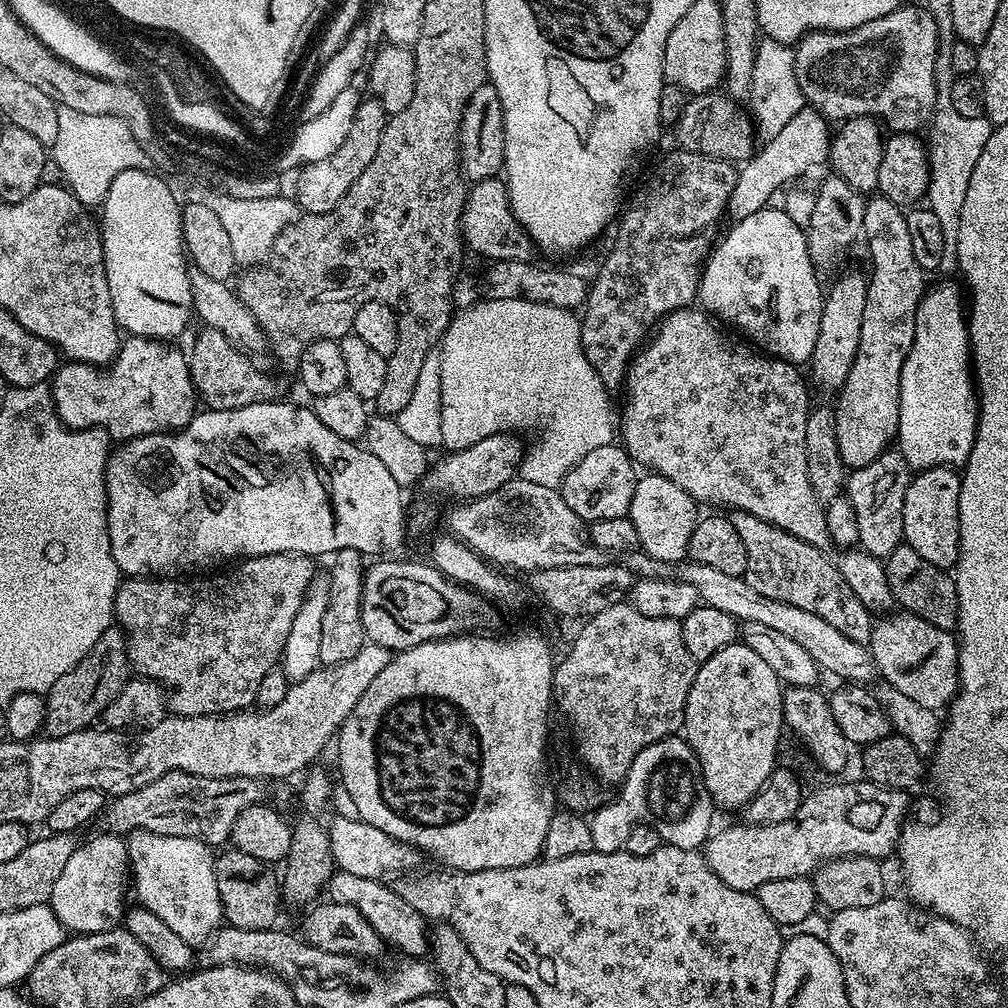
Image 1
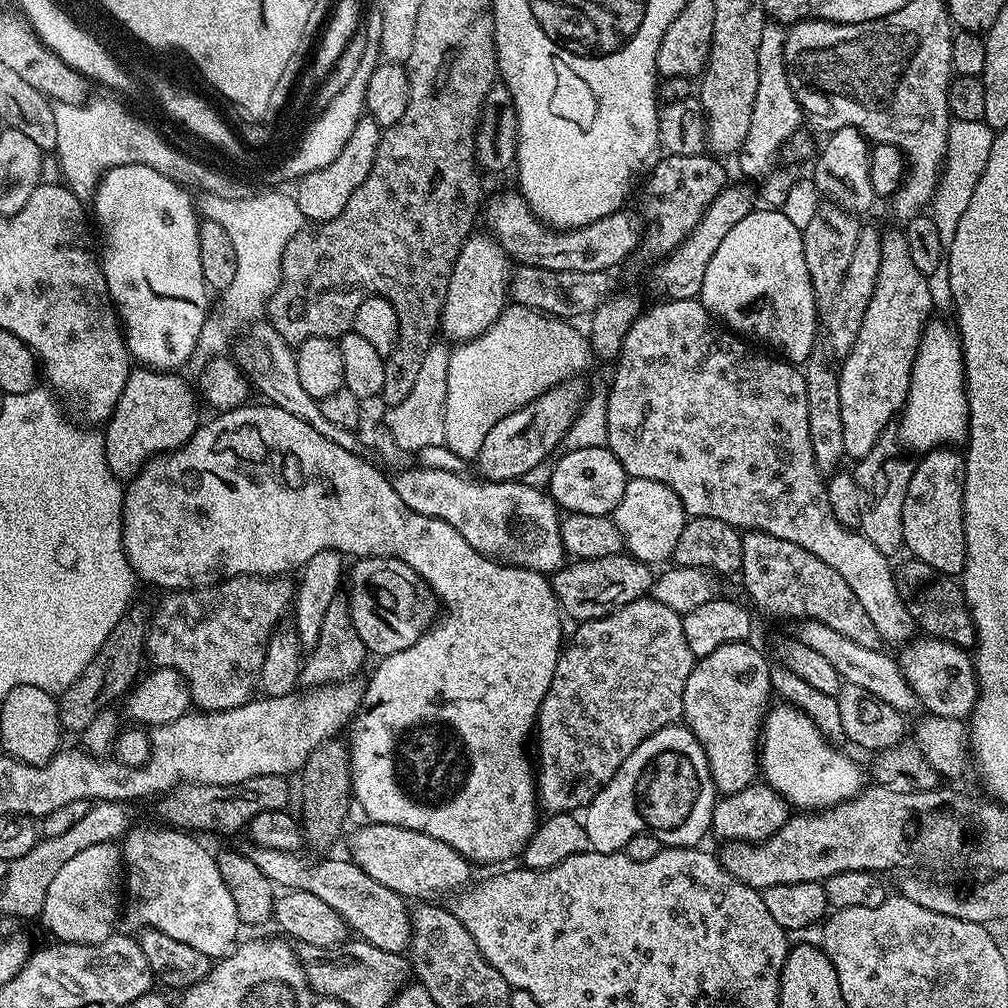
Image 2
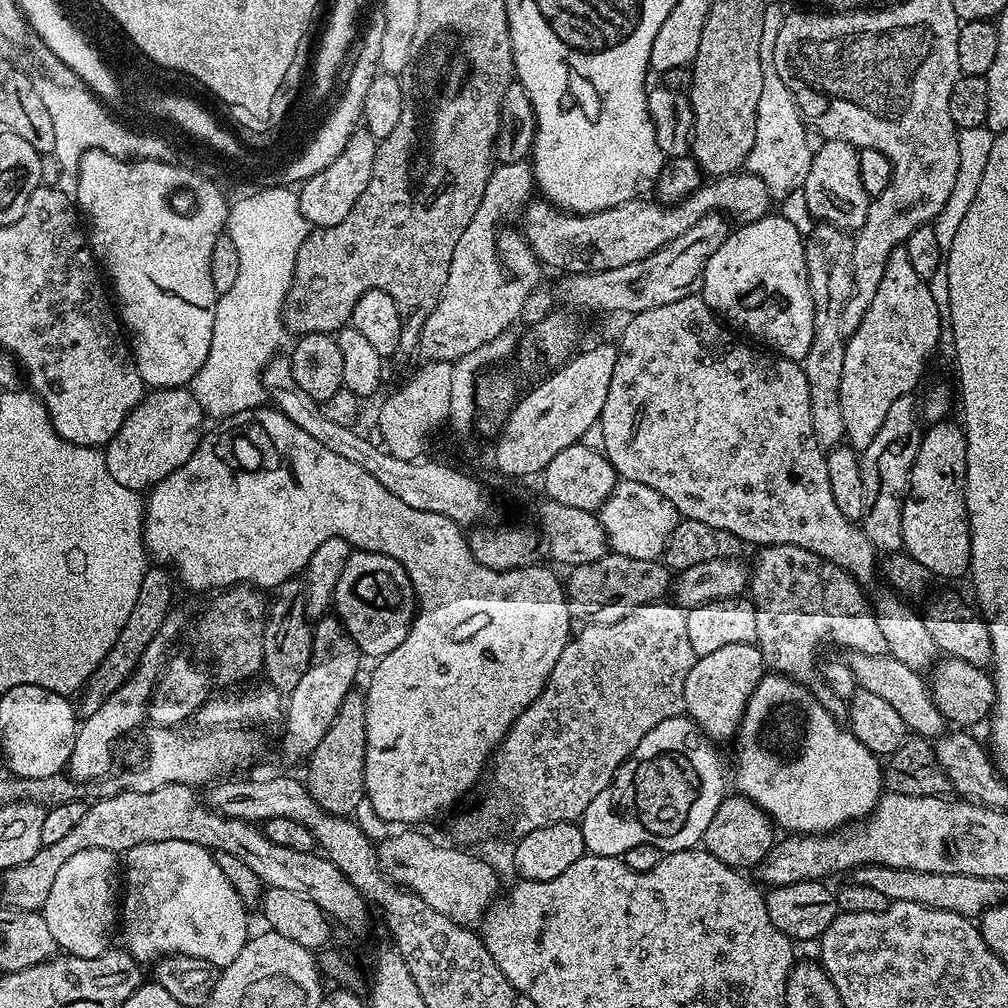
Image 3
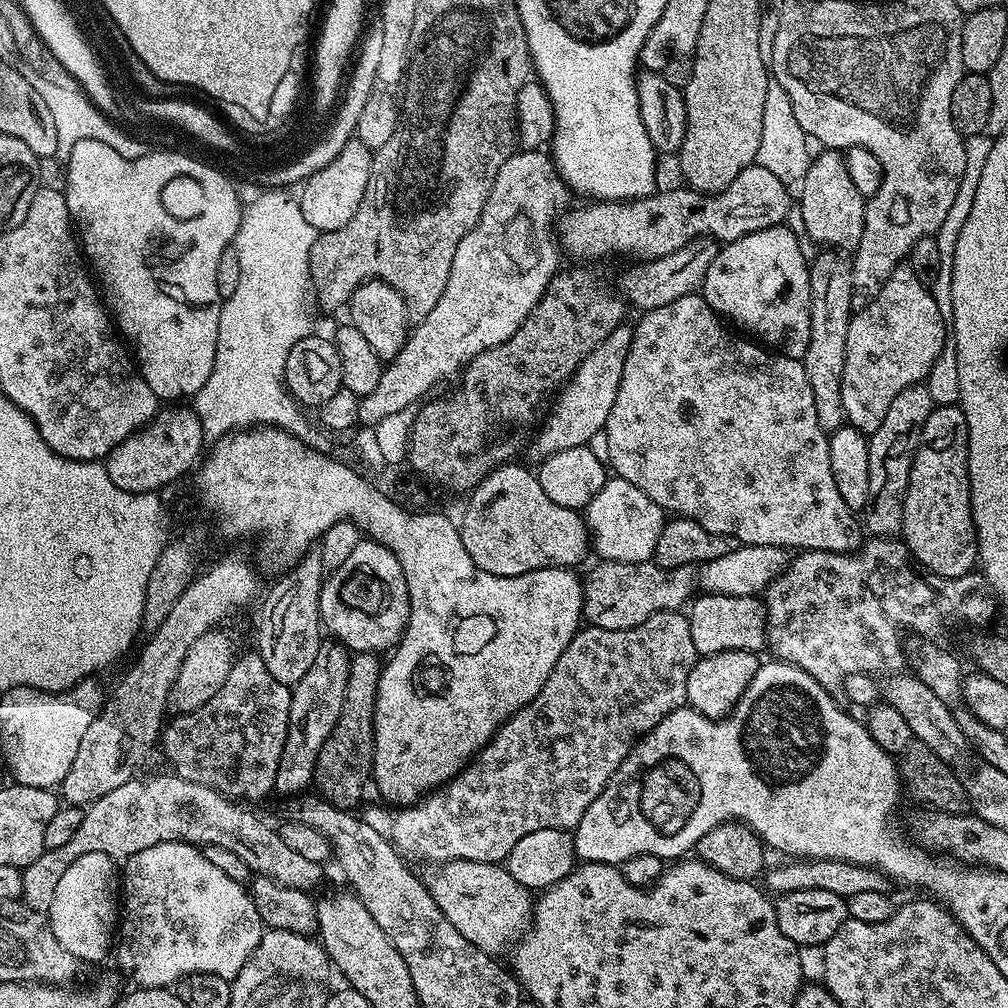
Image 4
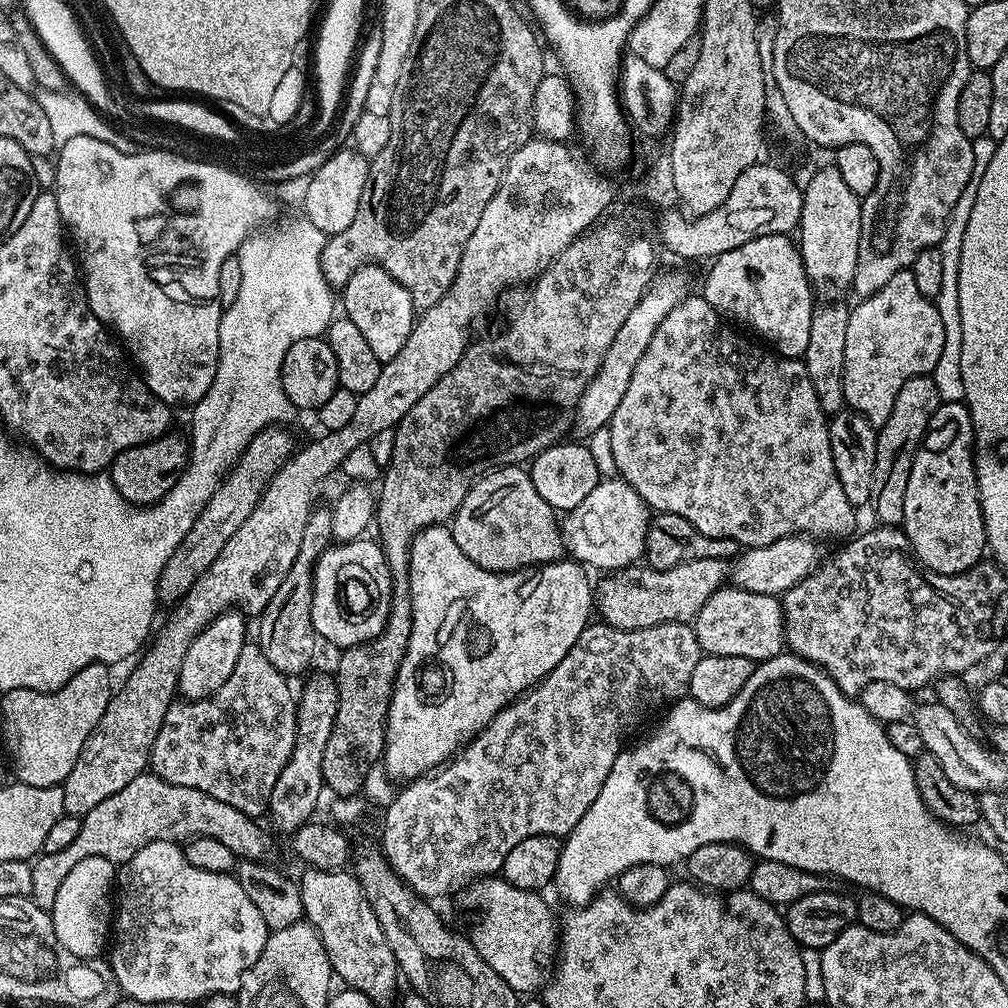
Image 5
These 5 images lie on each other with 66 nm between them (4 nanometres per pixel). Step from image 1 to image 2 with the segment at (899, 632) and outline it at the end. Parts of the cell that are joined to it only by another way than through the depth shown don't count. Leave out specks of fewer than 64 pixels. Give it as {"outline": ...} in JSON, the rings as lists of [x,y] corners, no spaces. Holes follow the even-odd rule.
{"outline":[[[927,634],[917,635],[899,649],[898,663],[906,682],[914,690],[919,707],[925,713],[951,720],[967,721],[980,692],[976,685],[974,660],[963,647]]]}

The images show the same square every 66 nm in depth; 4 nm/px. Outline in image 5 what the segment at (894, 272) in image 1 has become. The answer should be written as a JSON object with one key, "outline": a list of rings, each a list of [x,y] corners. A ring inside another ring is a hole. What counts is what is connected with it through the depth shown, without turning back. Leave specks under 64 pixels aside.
{"outline":[[[905,270],[894,274],[894,278],[890,278],[890,282],[886,282],[886,286],[882,286],[882,290],[878,290],[873,296],[865,296],[859,302],[860,304],[852,304],[848,321],[846,322],[846,362],[844,363],[844,403],[849,409],[858,414],[862,414],[862,418],[866,418],[866,422],[870,422],[873,428],[879,430],[886,422],[886,418],[890,418],[890,410],[894,410],[894,398],[898,398],[898,390],[902,390],[902,386],[906,386],[906,382],[910,382],[910,378],[915,376],[926,376],[931,374],[934,366],[938,366],[938,358],[942,354],[942,346],[946,342],[946,330],[942,330],[942,314],[938,314],[935,303],[927,300],[922,294],[918,294],[918,286],[914,282],[914,274],[911,270]]]}

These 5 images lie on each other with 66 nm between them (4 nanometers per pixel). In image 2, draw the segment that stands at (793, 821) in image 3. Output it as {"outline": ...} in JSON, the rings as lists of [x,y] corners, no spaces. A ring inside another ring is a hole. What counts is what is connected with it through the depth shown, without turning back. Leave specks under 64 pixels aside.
{"outline":[[[776,702],[769,707],[764,718],[762,735],[758,741],[758,768],[763,783],[769,784],[779,796],[783,796],[796,810],[819,810],[832,808],[835,804],[857,796],[865,787],[866,781],[860,768],[844,752],[835,752],[814,721],[793,704]]]}

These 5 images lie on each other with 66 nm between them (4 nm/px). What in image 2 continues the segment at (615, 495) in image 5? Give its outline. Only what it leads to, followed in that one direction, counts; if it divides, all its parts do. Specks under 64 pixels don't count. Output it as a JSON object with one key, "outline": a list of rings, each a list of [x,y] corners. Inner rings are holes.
{"outline":[[[631,478],[626,486],[626,494],[622,494],[622,502],[618,502],[614,519],[618,530],[624,535],[624,543],[630,555],[643,564],[657,566],[672,560],[686,513],[678,494],[674,494],[670,486],[650,478]]]}

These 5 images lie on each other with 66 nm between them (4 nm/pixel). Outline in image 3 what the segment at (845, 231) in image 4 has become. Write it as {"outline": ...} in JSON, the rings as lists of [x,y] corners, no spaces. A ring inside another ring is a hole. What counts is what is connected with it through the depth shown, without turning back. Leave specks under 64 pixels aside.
{"outline":[[[824,140],[821,145],[812,154],[810,174],[802,189],[804,204],[813,221],[845,230],[858,229],[866,222],[870,203],[866,190],[862,190],[862,177],[858,175],[859,151],[845,140]]]}

